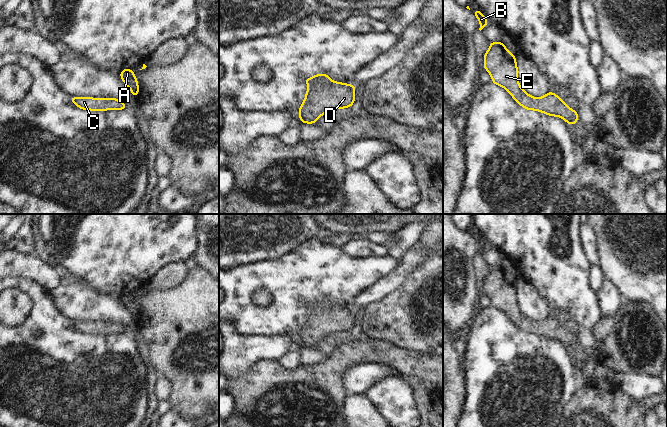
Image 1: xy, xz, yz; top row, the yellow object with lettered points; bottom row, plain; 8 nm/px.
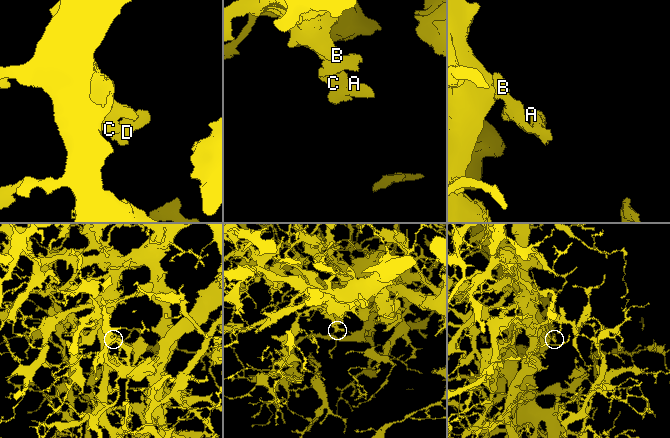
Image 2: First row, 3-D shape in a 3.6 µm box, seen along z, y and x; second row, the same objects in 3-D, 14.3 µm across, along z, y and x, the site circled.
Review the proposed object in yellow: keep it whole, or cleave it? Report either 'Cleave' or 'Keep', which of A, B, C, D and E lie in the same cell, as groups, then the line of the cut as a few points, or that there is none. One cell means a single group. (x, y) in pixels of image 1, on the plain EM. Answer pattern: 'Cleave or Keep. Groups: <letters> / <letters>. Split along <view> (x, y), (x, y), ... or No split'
Keep. Groups: A B C D E. No split.

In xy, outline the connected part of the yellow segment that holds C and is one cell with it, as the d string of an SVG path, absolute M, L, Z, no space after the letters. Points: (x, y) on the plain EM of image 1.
M69 321L69 323L79 332L83 334L94 334L94 335L103 335L103 334L121 334L126 333L127 329L122 325L115 322L77 322Z

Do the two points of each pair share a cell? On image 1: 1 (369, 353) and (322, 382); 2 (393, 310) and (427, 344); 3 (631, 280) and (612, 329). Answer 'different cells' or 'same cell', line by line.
1: same cell
2: same cell
3: different cells

